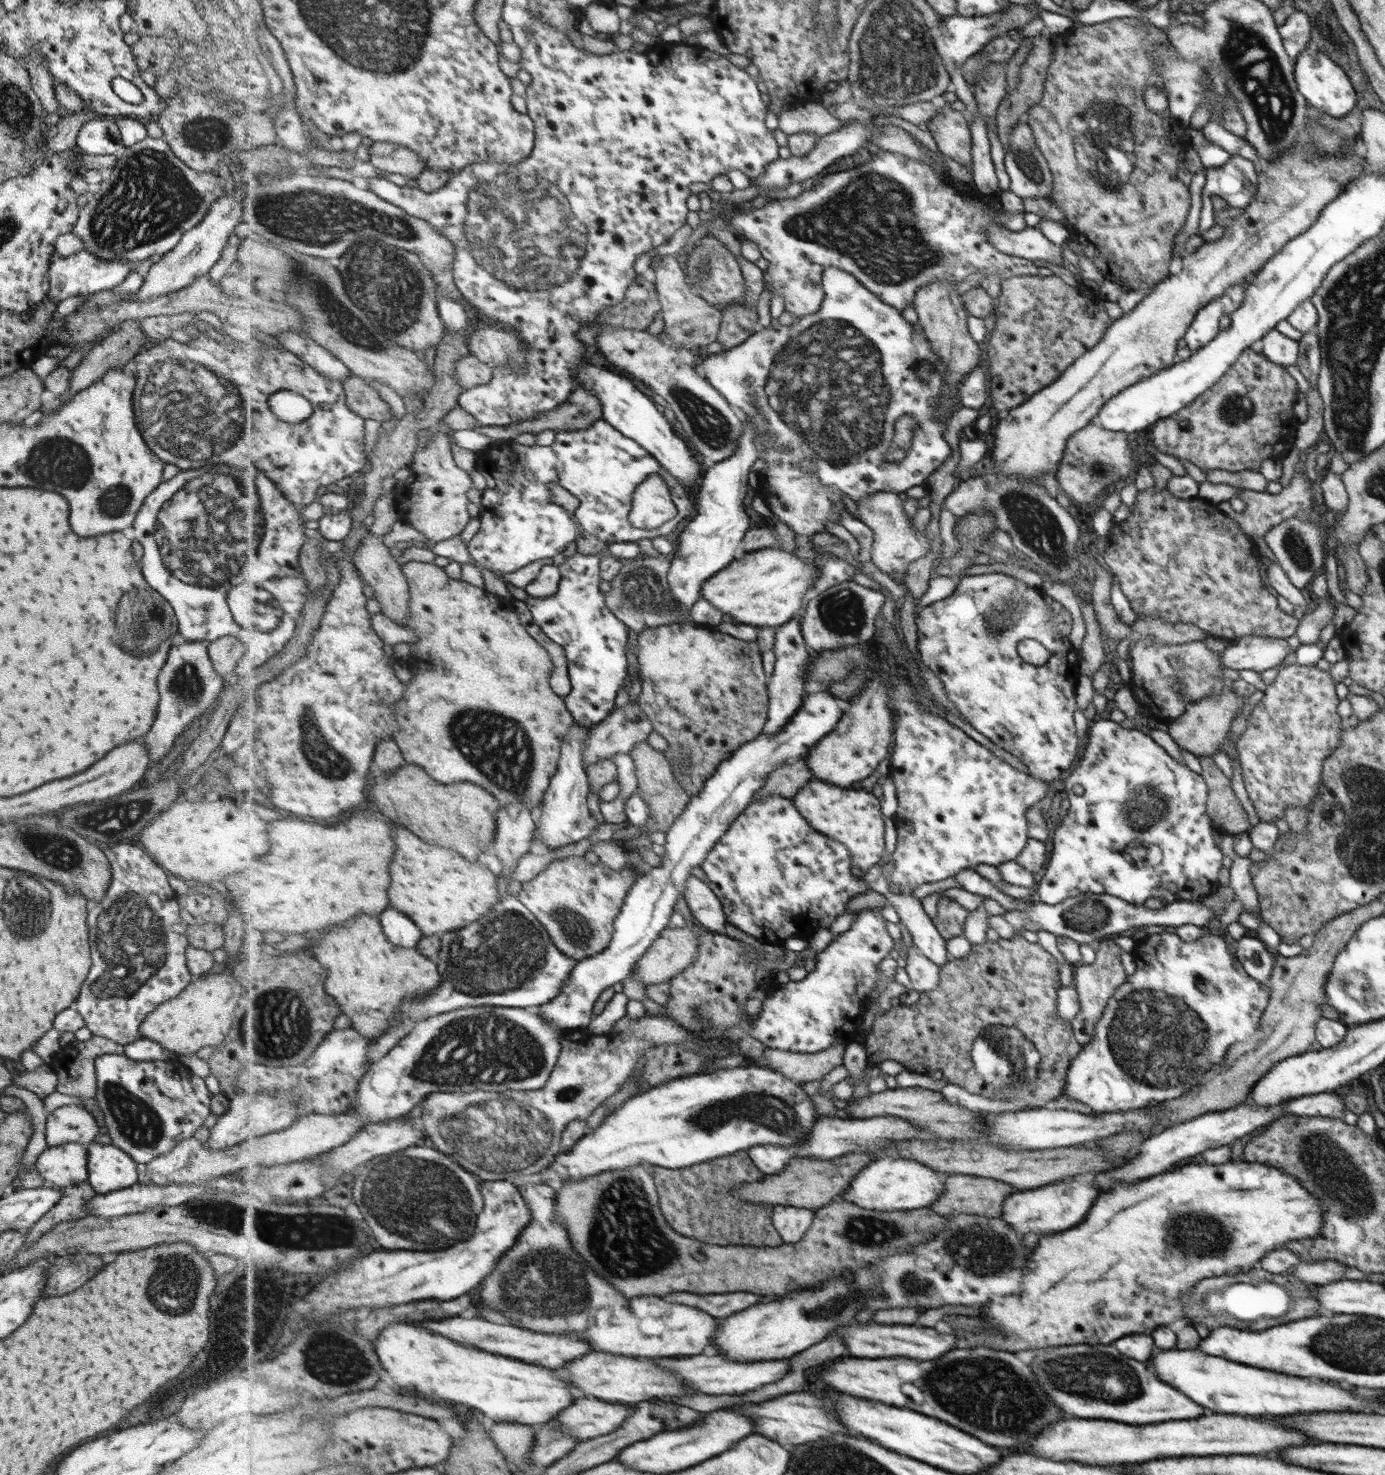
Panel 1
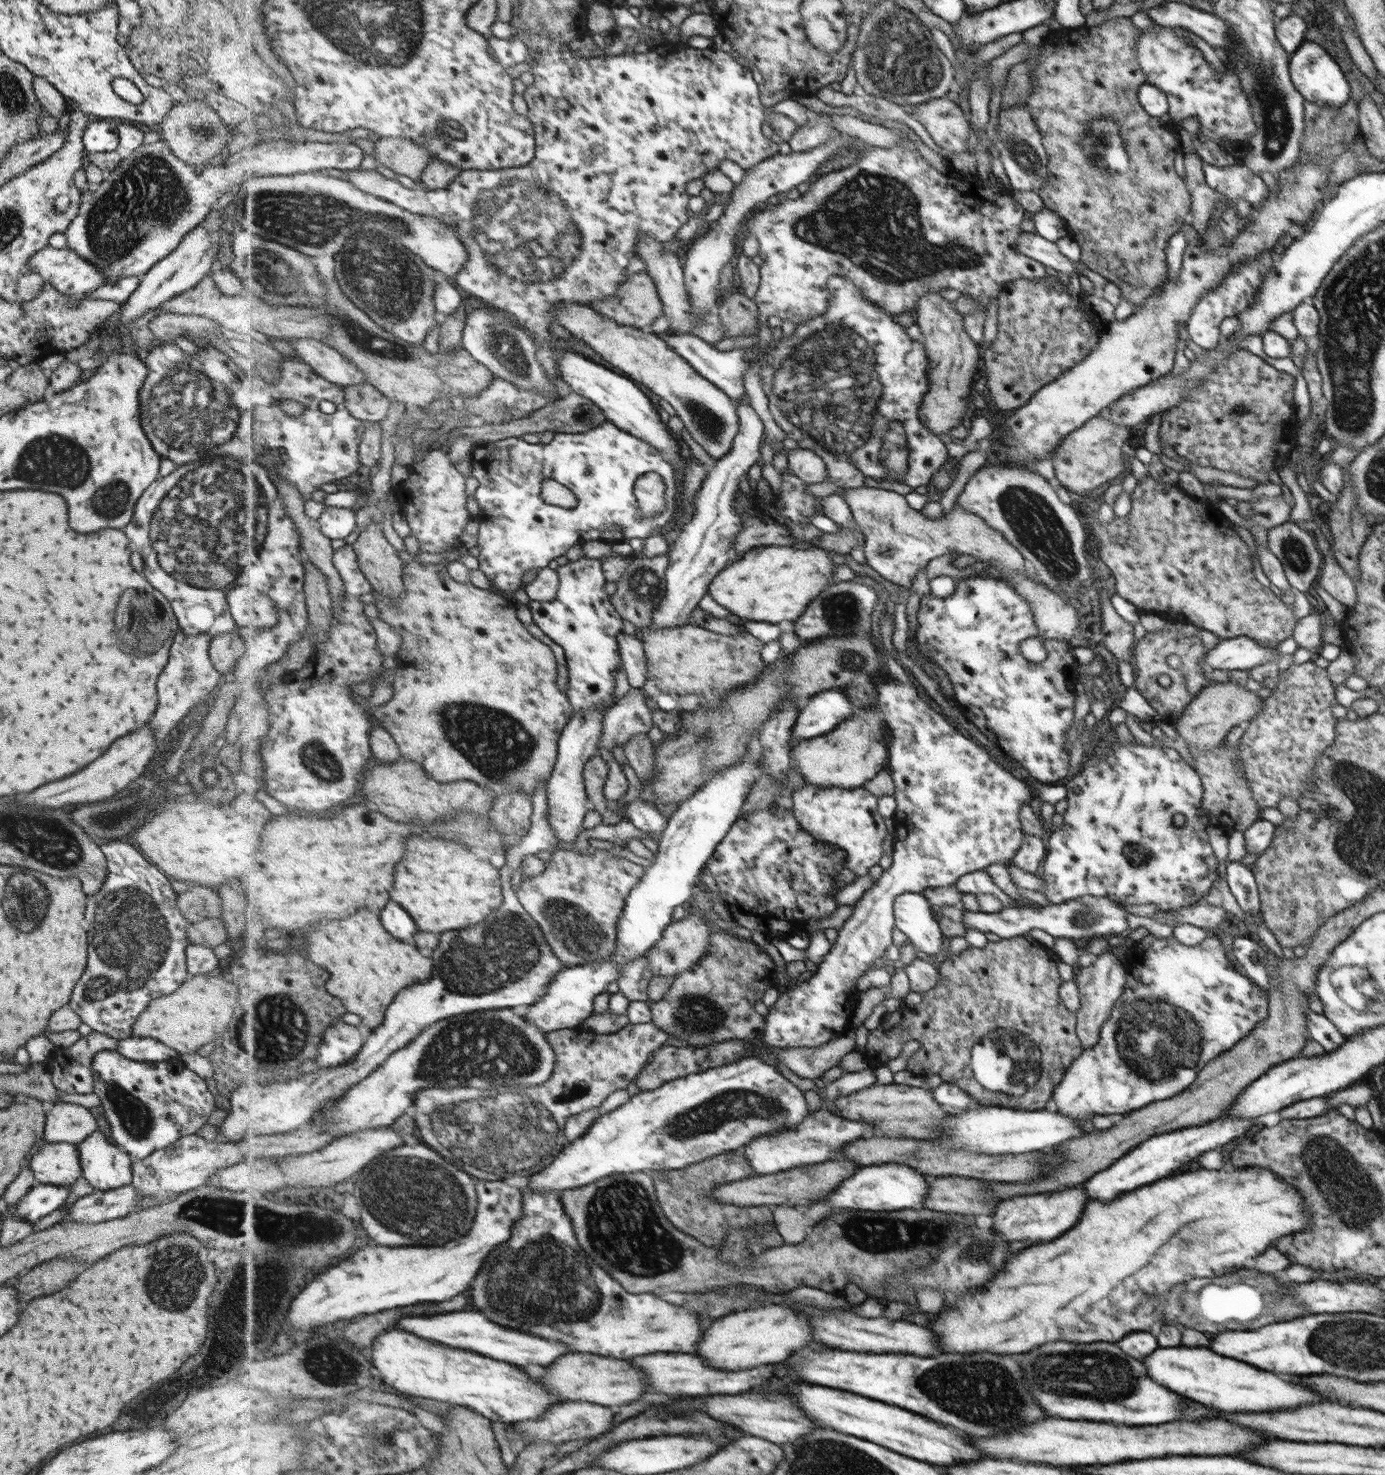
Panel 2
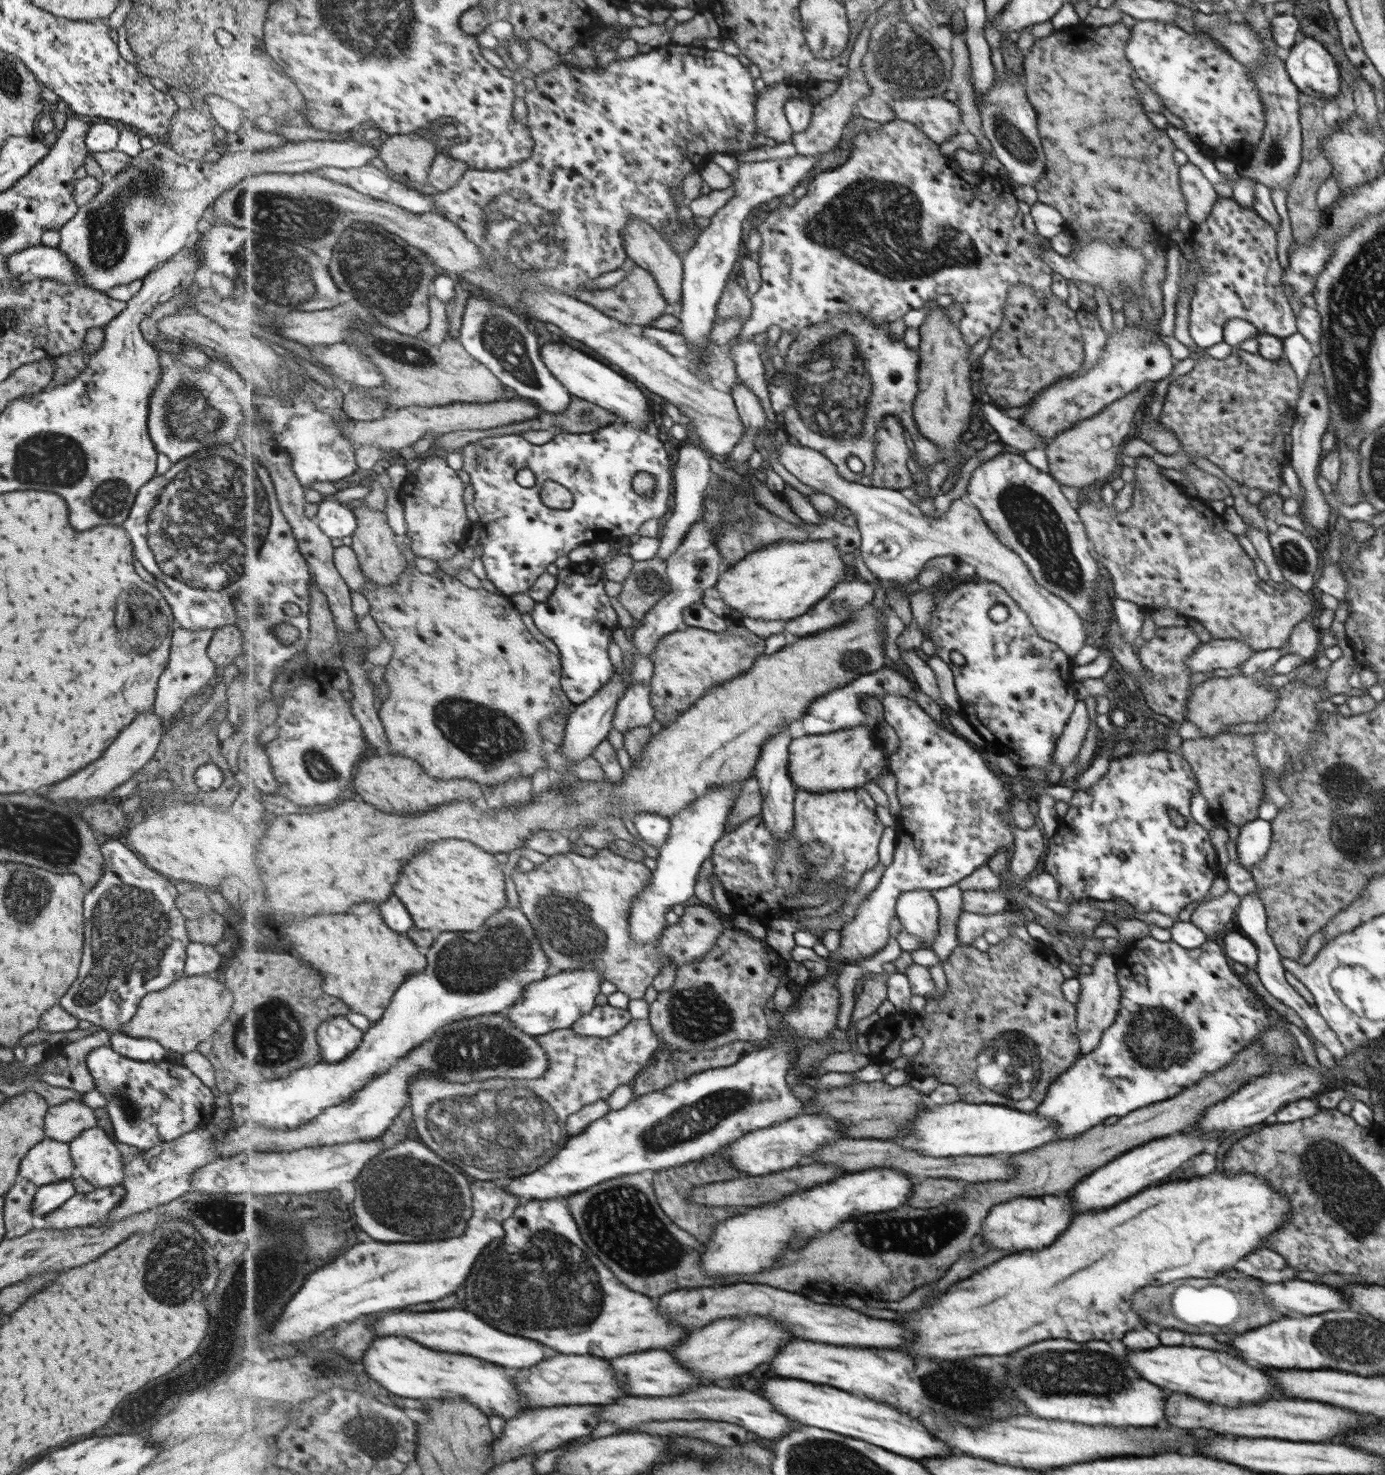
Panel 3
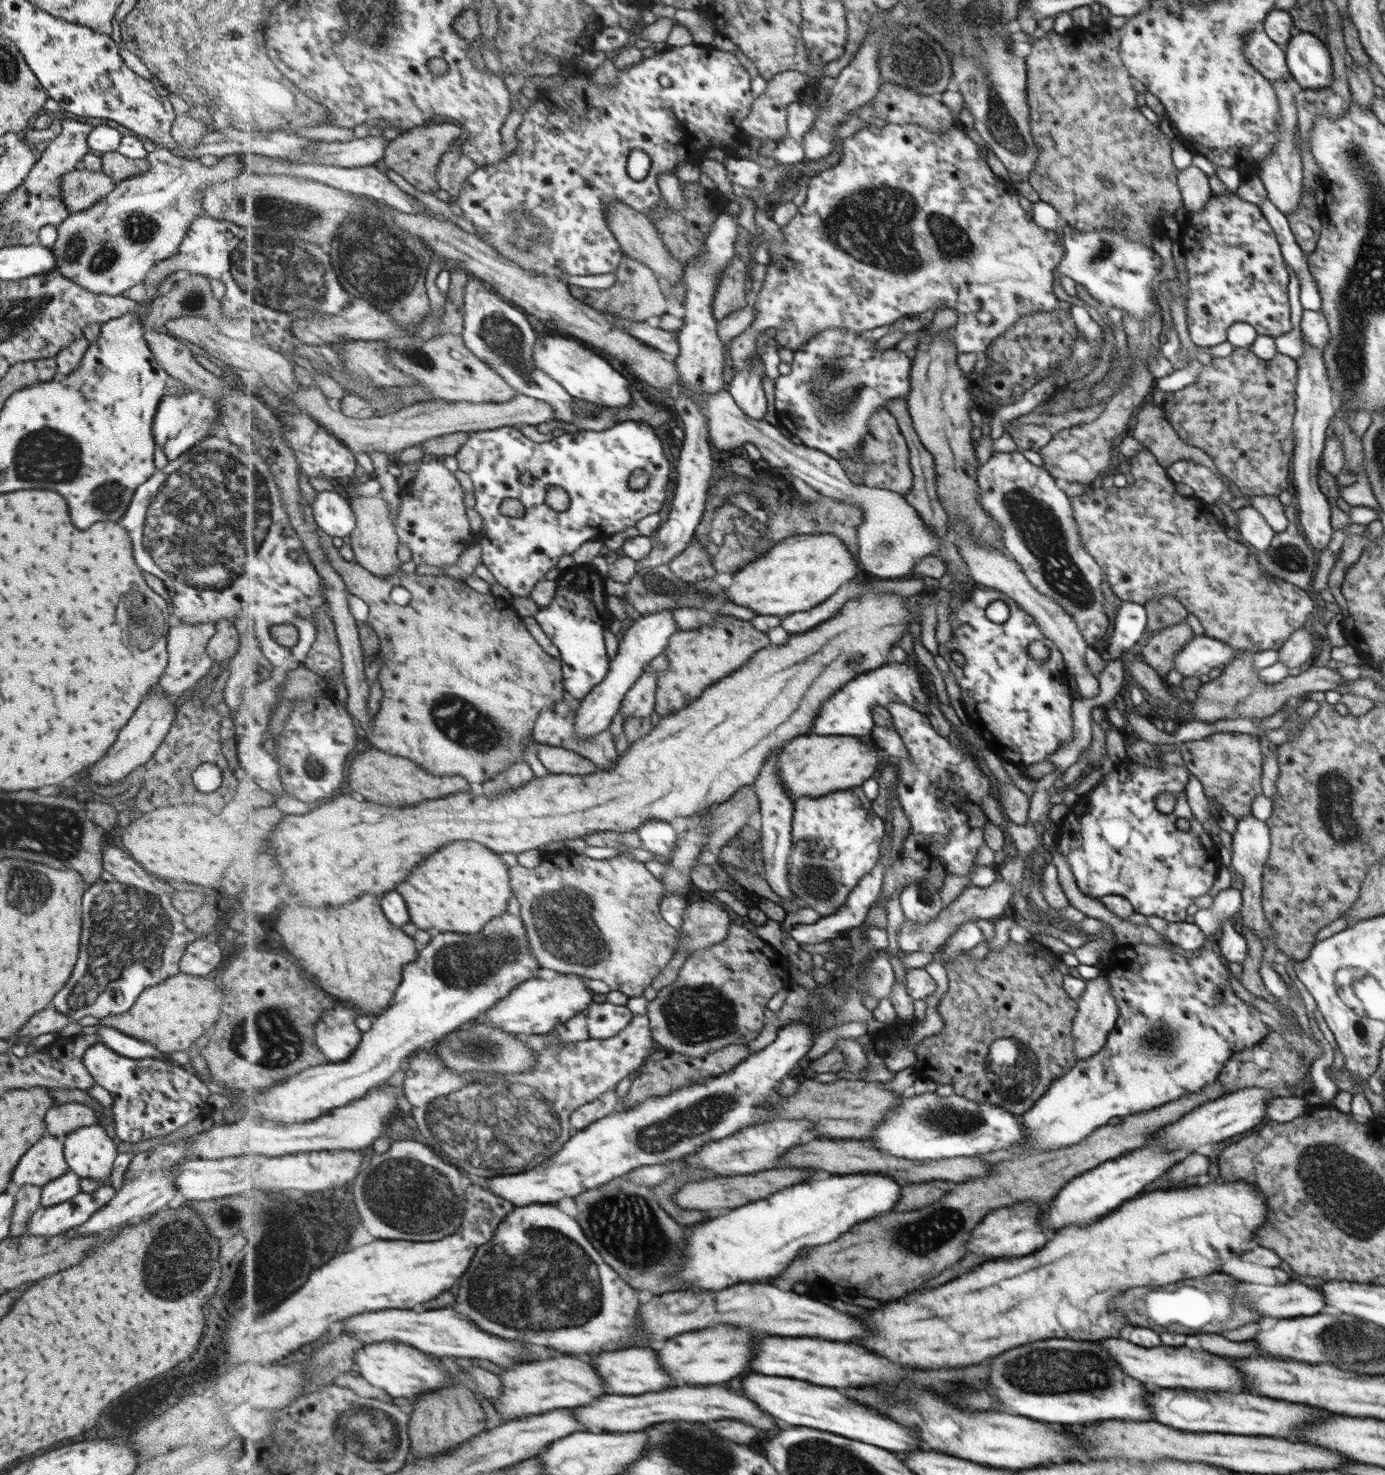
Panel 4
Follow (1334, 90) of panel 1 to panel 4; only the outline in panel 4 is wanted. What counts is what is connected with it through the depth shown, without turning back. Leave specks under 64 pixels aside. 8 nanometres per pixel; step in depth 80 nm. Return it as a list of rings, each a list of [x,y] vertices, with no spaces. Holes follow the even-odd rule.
[[[1300,31],[1286,44],[1285,59],[1292,79],[1303,90],[1320,90],[1331,86],[1332,60],[1317,35]]]

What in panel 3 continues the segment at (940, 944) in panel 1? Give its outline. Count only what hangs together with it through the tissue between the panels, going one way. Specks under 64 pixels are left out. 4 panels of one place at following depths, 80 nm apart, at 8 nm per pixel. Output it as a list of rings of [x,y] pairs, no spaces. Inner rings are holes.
[[[920,889],[902,894],[897,917],[904,930],[931,945],[938,935],[939,907],[931,890]]]

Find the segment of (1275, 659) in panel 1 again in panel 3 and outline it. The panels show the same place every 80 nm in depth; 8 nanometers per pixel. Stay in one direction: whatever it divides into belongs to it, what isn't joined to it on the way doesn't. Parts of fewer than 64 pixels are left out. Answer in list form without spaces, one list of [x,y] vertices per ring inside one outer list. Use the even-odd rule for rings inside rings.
[[[1210,639],[1201,642],[1185,660],[1191,672],[1210,674],[1216,668],[1242,667],[1256,651],[1245,643],[1236,639]]]

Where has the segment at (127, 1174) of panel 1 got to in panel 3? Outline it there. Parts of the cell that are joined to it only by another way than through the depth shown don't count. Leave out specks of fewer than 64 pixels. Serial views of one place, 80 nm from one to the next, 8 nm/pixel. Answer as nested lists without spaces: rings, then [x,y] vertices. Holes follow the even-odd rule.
[[[90,1127],[83,1130],[69,1142],[69,1149],[77,1176],[91,1182],[96,1189],[120,1185],[123,1181],[122,1160],[124,1156],[114,1145],[114,1141],[100,1127]]]

